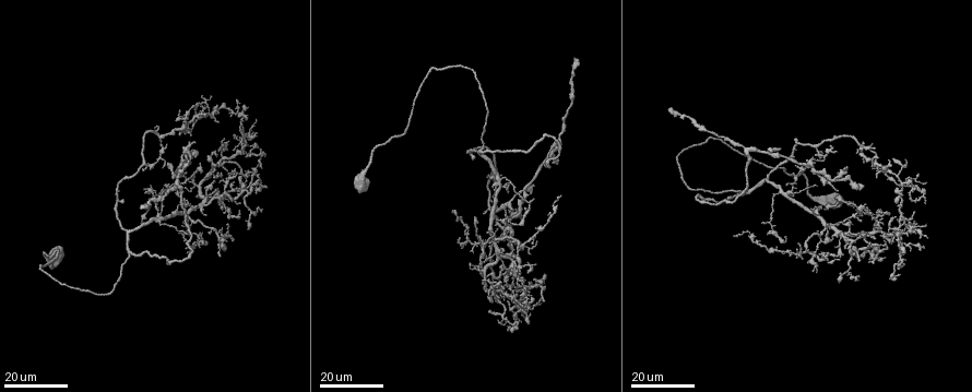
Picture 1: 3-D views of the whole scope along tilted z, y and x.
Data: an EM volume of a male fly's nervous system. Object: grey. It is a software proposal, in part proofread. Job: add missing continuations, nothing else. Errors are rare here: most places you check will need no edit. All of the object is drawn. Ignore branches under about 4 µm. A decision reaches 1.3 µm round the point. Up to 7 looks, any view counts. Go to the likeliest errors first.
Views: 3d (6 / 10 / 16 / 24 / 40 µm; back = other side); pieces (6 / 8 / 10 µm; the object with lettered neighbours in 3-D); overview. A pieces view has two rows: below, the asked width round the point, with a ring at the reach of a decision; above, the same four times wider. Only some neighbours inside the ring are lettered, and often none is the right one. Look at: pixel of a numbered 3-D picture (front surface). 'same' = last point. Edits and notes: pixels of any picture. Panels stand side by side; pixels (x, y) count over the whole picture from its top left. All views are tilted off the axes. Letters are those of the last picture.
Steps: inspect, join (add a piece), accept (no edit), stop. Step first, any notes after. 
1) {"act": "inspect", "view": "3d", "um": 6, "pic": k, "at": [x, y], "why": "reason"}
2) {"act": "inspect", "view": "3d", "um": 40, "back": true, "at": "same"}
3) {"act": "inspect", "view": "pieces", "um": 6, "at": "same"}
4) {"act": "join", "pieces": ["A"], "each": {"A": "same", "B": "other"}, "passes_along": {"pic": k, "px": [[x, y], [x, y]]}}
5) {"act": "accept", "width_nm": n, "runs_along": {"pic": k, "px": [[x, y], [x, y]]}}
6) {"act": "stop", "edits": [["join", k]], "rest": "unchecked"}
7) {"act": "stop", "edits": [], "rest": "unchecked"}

{"act": "inspect", "view": "3d", "um": 16, "pic": 1, "at": [144, 170], "why": "an open end"}

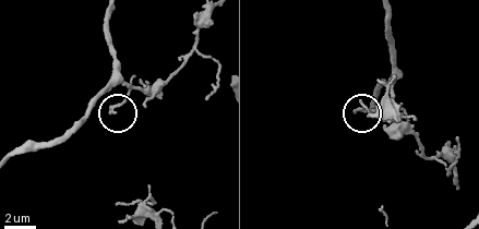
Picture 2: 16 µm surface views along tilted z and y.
{"act": "inspect", "view": "pieces", "um": 10, "pic": 2, "at": [110, 106]}

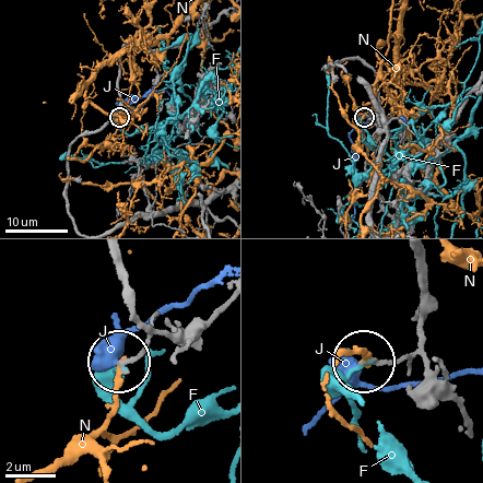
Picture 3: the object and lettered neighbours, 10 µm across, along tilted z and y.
{"act": "accept", "width_nm": 180, "each": {"F": "other", "J": "other", "N": "other"}, "found": "no lettered piece goes on from it"}

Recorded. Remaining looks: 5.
{"act": "inspect", "view": "3d", "um": 24, "pic": 1, "at": [860, 262], "why": "branch stops here"}

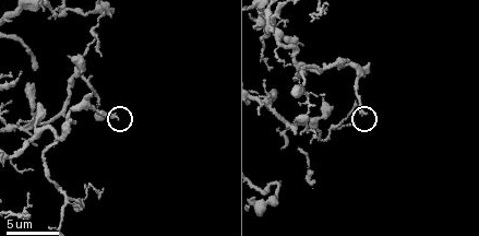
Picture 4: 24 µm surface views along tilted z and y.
{"act": "inspect", "view": "pieces", "um": 6, "pic": 4, "at": [117, 119]}

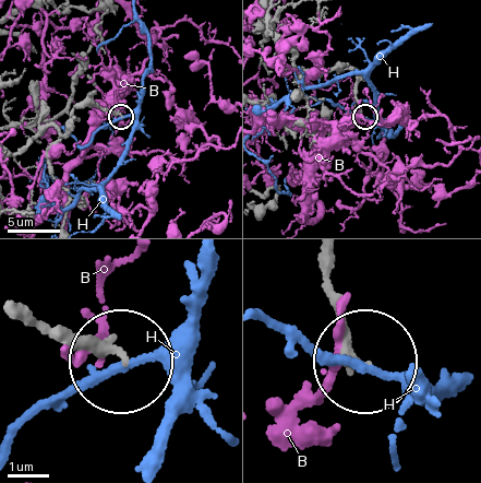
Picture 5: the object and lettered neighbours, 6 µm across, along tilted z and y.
{"act": "accept", "each": {"B": "other", "H": "other"}, "runs_along": {"pic": 5, "px": [[29, 327], [121, 358]]}, "found": "no lettered piece goes on from it"}

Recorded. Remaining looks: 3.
{"act": "inspect", "view": "3d", "um": 24, "pic": 1, "at": [843, 170], "why": "tapers out"}

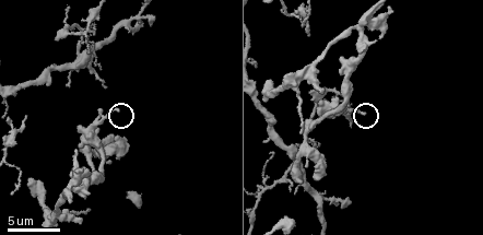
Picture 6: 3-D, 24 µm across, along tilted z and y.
{"act": "inspect", "view": "pieces", "um": 6, "pic": 6, "at": [362, 115]}

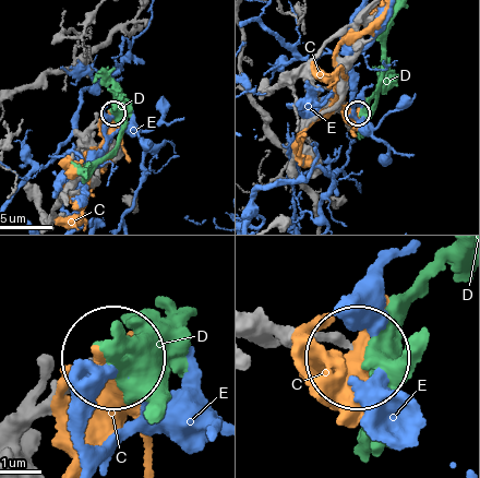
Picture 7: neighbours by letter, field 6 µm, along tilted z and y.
{"act": "accept", "width_nm": 180, "each": {"C": "other", "D": "other", "E": "other"}, "runs_along": {"pic": 7, "px": [[268, 319], [348, 353]]}, "found": "none of them fits"}

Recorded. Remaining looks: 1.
{"act": "stop", "edits": [], "rest": "unchecked"}

